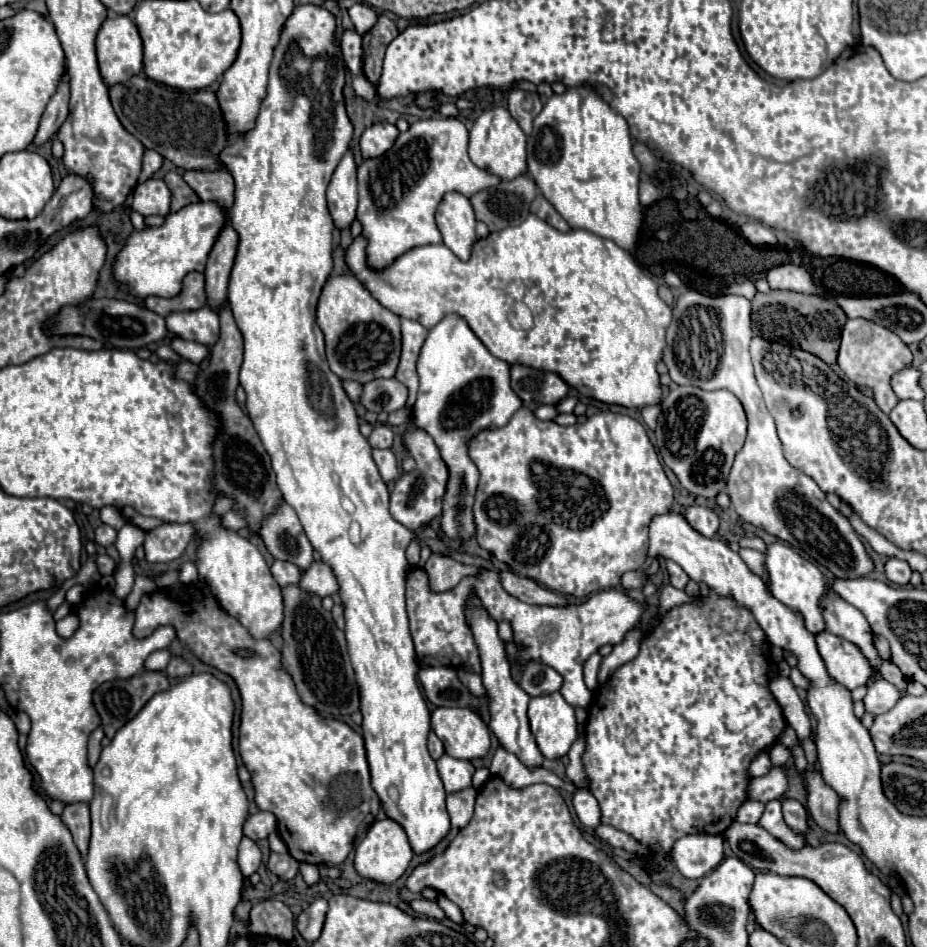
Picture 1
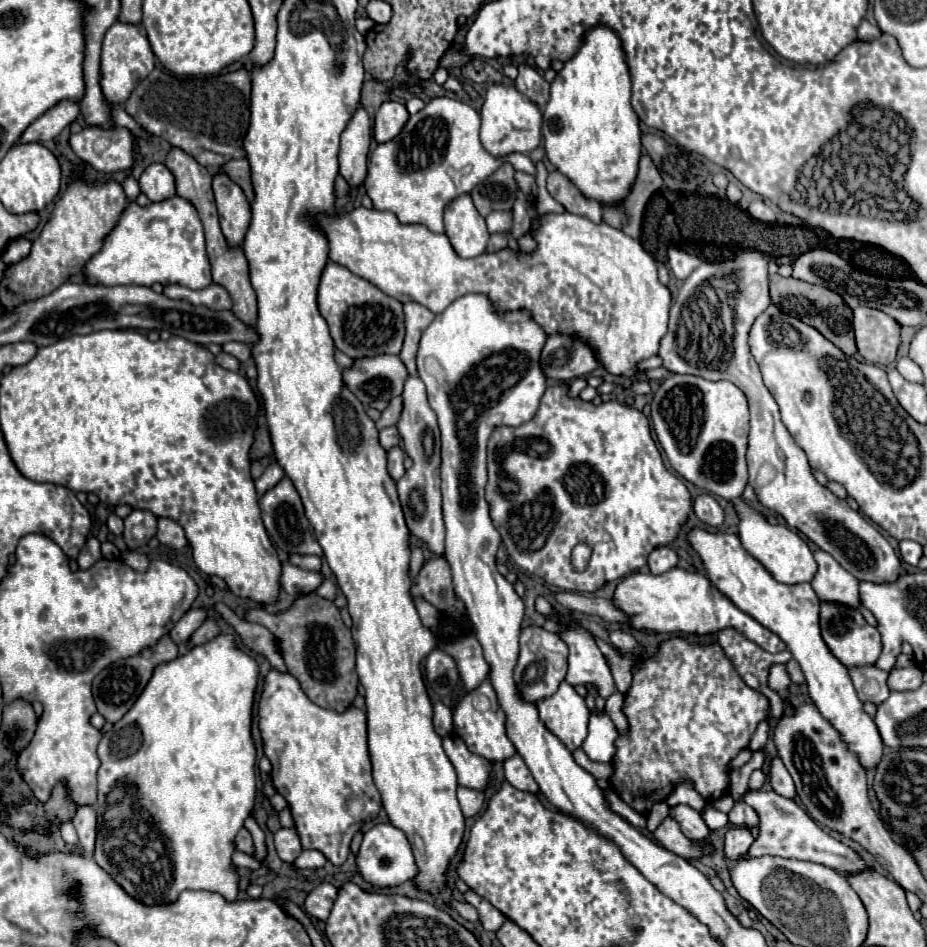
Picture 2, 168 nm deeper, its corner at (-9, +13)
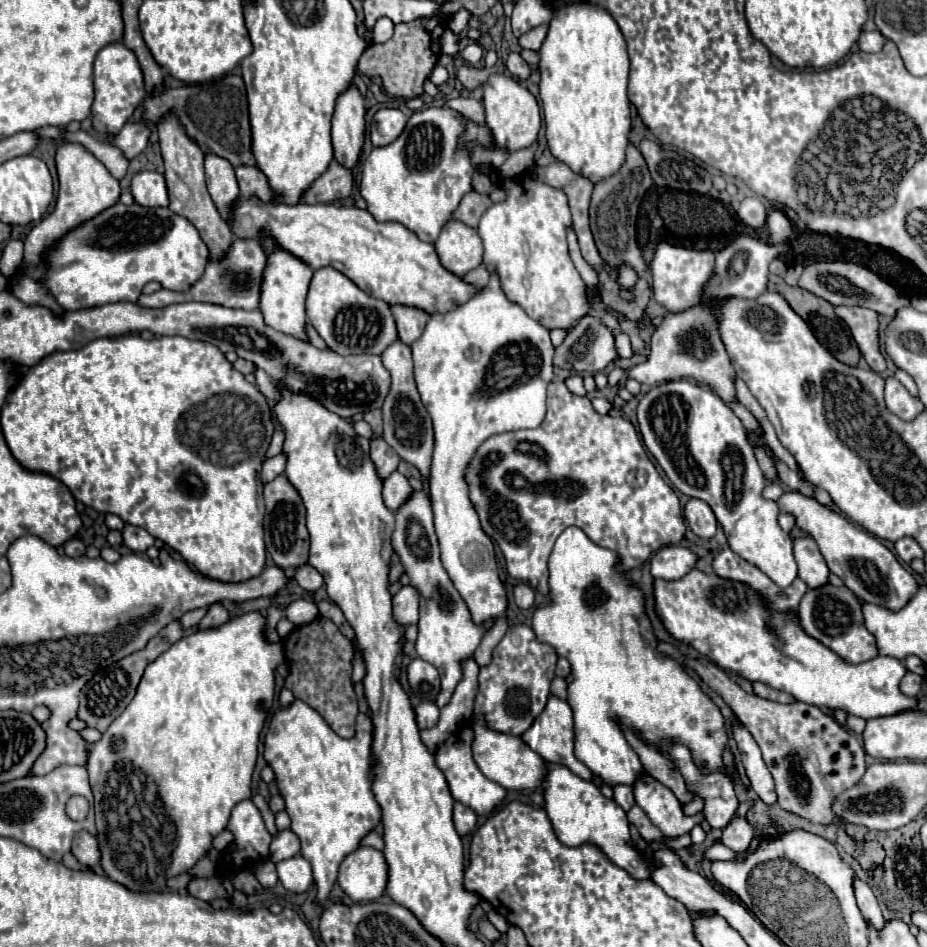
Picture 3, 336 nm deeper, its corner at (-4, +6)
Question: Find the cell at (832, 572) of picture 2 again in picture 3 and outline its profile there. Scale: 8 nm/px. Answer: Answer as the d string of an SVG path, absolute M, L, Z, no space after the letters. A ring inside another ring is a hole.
M812 537L794 539L794 559L798 563L798 577L808 583L808 587L820 587L828 583L828 565Z

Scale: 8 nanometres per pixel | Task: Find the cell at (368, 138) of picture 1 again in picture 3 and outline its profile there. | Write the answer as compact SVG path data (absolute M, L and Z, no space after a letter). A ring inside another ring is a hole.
M380 109L370 125L370 140L374 147L392 143L404 129L406 115L400 109Z

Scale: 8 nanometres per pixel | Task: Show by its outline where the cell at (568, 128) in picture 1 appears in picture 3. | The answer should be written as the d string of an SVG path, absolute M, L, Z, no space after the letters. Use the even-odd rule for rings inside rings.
M590 1L566 3L556 7L548 25L546 39L538 51L540 55L540 99L546 121L546 139L552 155L566 163L574 173L586 175L592 183L614 175L624 159L630 133L630 101L626 95L628 85L628 53L624 35L604 7Z

